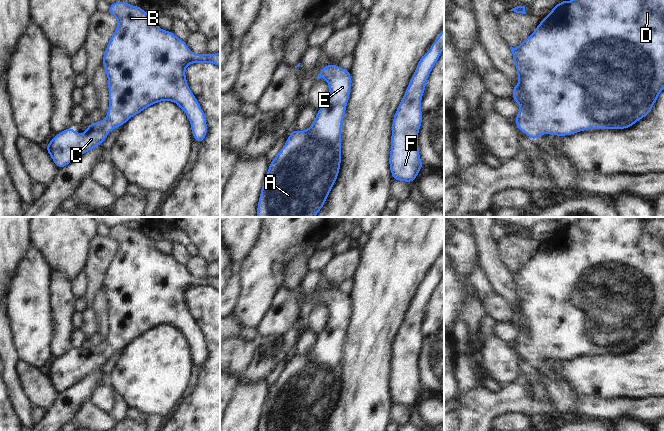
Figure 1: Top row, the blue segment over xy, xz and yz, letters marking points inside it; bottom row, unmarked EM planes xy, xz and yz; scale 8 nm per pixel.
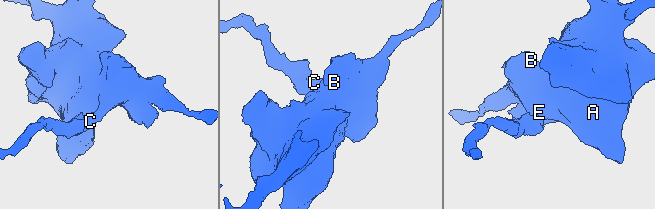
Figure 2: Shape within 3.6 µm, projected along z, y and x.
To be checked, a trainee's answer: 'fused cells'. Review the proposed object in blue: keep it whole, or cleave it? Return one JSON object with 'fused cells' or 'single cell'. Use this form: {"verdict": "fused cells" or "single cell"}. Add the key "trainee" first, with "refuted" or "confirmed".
{"trainee": "refuted", "verdict": "single cell"}

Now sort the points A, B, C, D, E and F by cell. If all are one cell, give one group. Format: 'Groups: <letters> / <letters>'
Groups: A B C D E F

